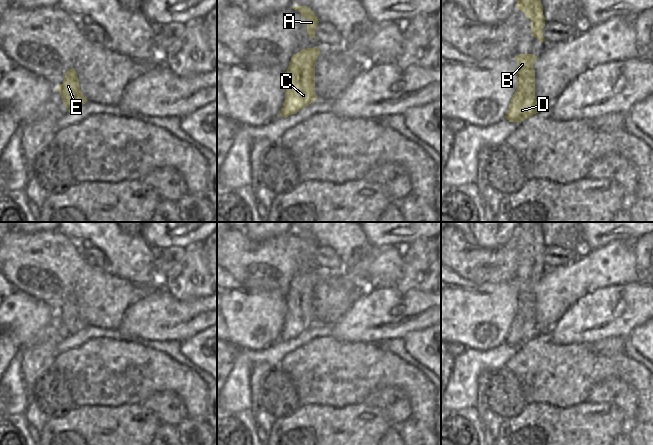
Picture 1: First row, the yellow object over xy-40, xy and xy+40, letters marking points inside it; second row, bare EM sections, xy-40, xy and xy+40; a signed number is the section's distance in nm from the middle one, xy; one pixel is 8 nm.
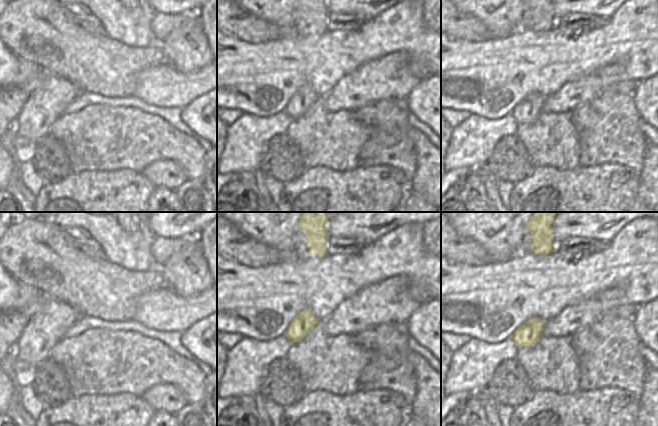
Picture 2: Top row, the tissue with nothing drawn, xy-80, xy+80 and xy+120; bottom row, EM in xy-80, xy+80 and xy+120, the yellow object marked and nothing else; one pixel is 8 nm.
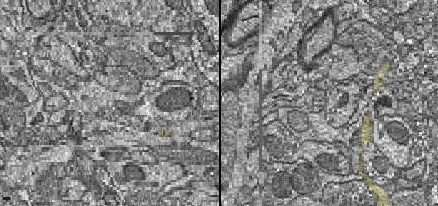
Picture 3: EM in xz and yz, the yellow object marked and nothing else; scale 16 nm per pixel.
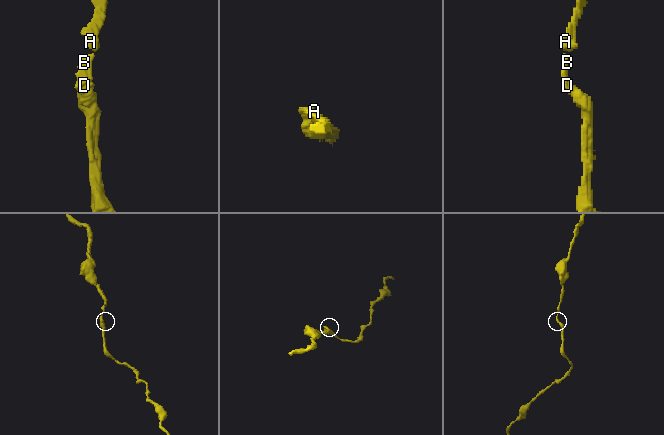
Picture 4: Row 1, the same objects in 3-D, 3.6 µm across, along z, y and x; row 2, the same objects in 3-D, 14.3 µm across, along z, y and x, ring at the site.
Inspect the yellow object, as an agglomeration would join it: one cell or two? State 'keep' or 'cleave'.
keep

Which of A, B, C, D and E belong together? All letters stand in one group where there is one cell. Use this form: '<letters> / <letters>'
A B C D E

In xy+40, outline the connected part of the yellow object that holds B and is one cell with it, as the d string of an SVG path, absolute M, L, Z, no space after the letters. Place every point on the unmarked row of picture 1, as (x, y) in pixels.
M520 278L514 282L517 283L517 313L511 323L505 342L510 346L521 347L534 338L540 336L543 332L535 321L535 295L533 293L533 289L537 280L533 278Z

